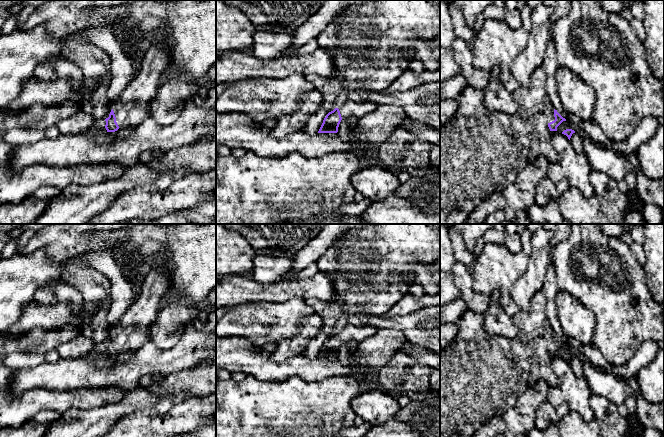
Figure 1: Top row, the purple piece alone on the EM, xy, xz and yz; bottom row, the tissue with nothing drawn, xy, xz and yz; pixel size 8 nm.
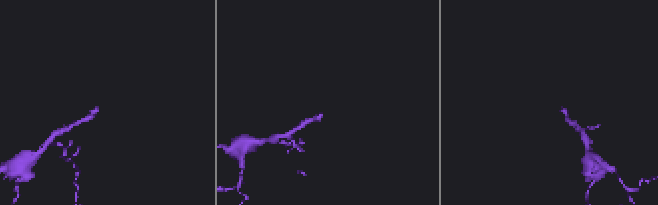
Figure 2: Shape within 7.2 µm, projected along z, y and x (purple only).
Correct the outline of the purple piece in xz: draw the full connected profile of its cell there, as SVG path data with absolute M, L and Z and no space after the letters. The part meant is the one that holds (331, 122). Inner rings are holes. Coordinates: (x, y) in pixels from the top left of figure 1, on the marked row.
M348 101L340 108L335 108L329 112L323 120L318 133L337 133L338 127L343 118L362 118L365 114L371 113L376 109L373 103L358 103Z

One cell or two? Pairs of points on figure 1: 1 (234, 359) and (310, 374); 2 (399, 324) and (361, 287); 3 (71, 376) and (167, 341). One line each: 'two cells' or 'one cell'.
1: one cell
2: two cells
3: two cells

